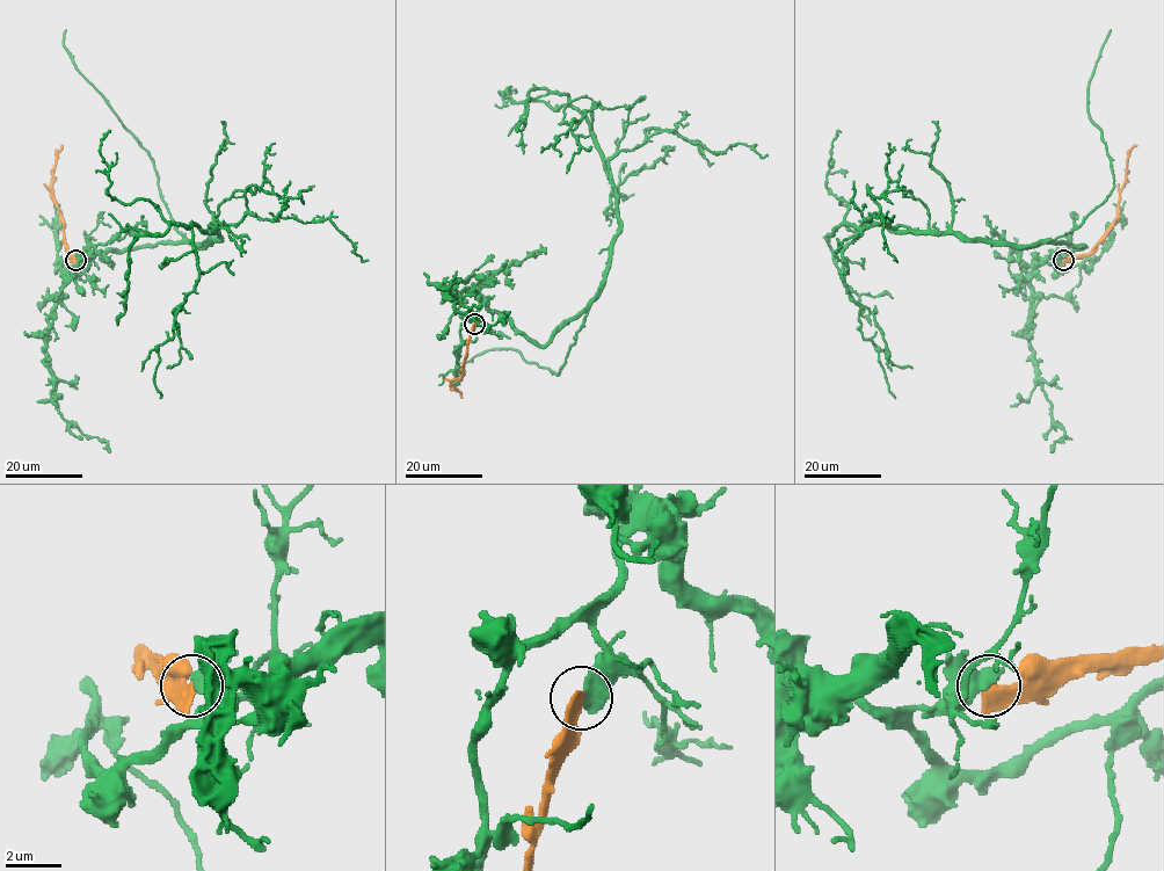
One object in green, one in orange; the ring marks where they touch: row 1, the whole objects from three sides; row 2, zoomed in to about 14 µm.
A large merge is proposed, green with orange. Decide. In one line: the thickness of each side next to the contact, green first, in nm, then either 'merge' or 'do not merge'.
700/360 nm | do not merge

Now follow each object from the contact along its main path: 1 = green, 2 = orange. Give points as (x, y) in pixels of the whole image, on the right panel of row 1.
1: (1063, 260), (1044, 261), (1084, 247), (973, 241), (868, 225), (842, 253), (842, 280), (895, 398)
2: (1063, 260), (1089, 254), (1113, 222), (1126, 178), (1128, 153), (1136, 145)

